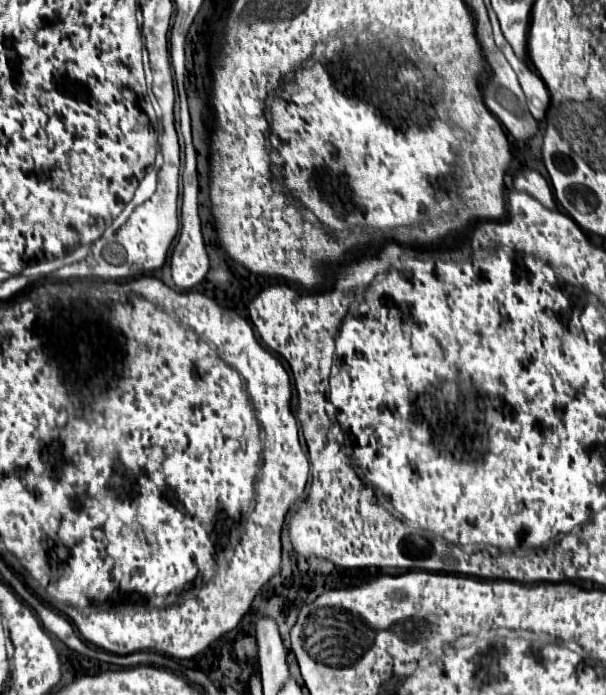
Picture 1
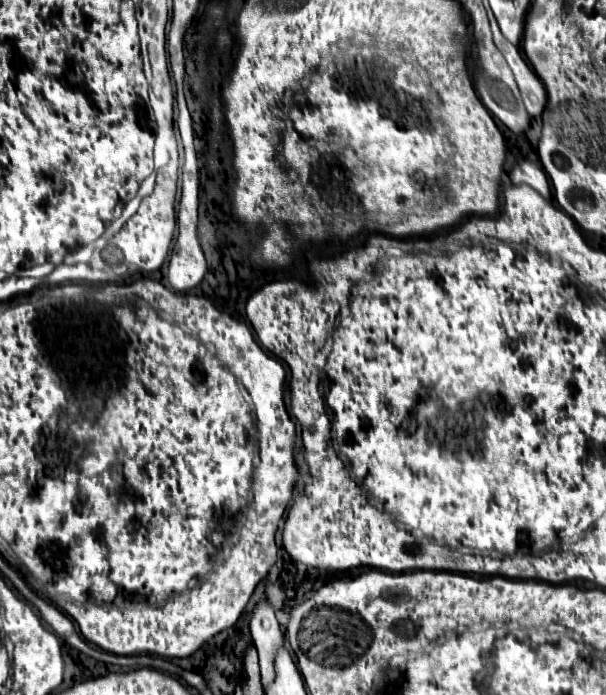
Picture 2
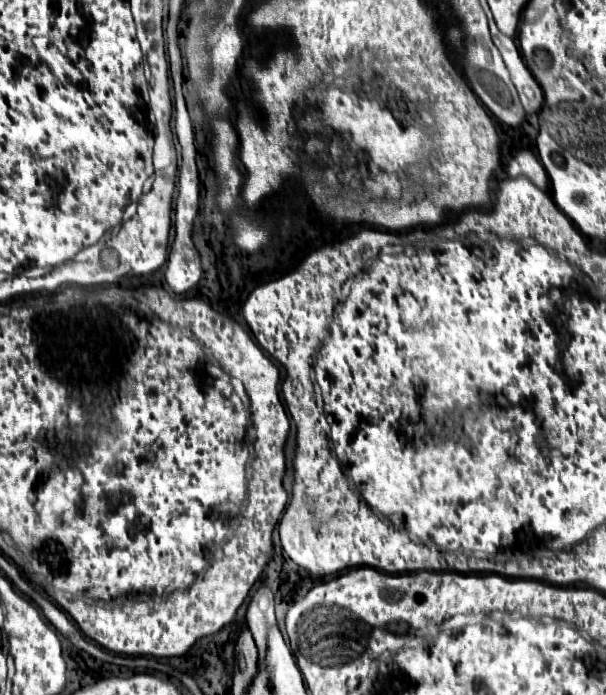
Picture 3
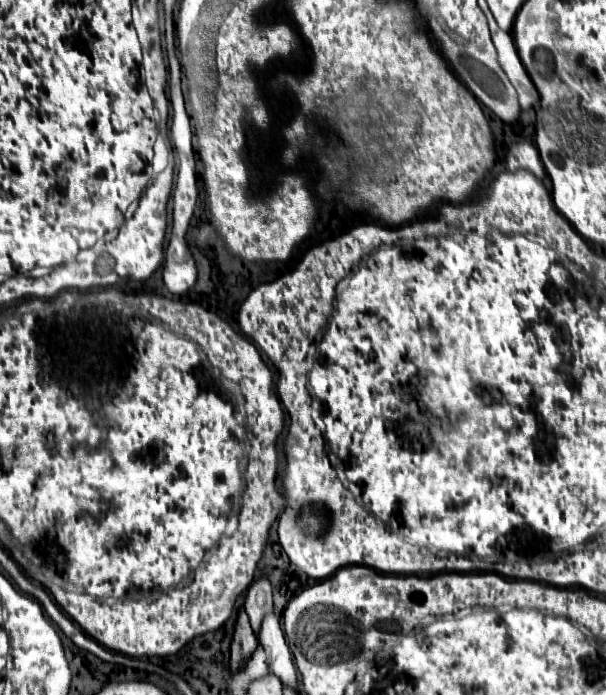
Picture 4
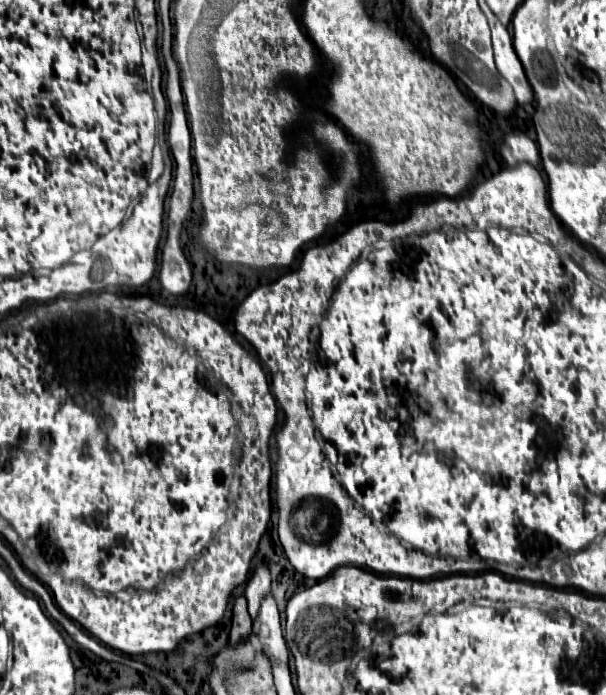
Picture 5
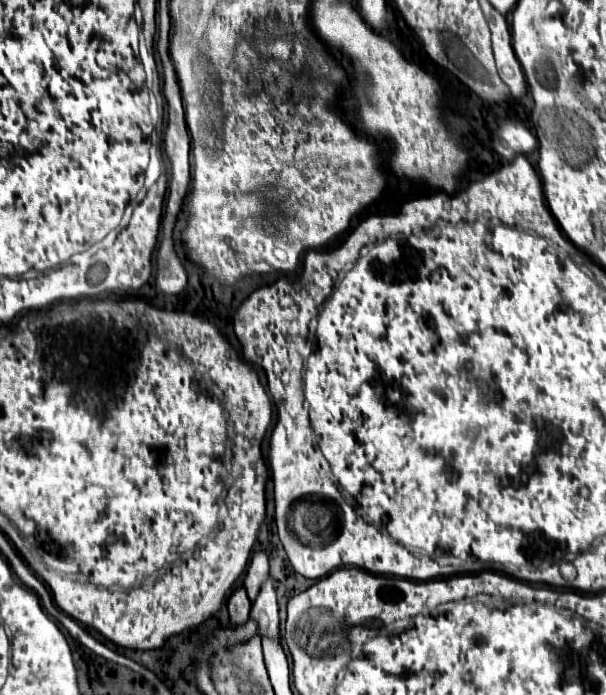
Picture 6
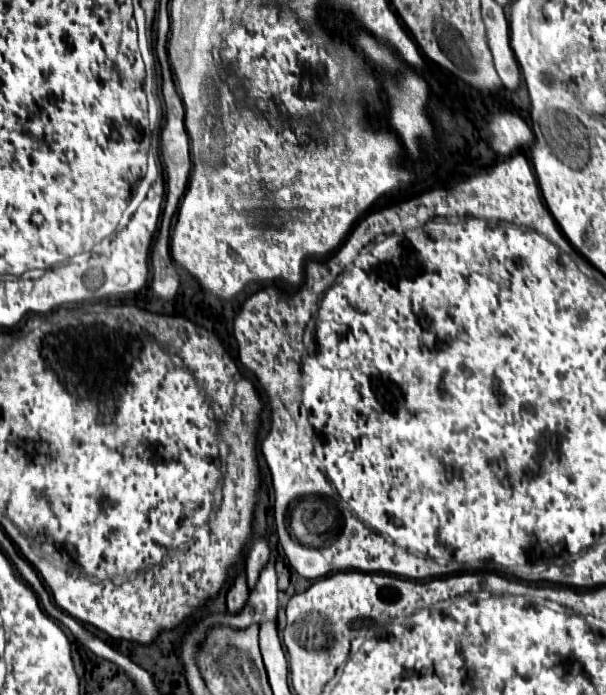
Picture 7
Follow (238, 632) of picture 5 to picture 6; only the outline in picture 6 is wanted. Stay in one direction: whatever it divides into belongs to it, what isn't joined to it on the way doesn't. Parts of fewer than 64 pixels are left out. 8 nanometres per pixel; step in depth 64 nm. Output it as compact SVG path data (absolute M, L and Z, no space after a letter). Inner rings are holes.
M244 586L236 588L232 596L228 598L228 612L230 612L230 622L232 624L244 624L250 614L250 600L244 590Z

